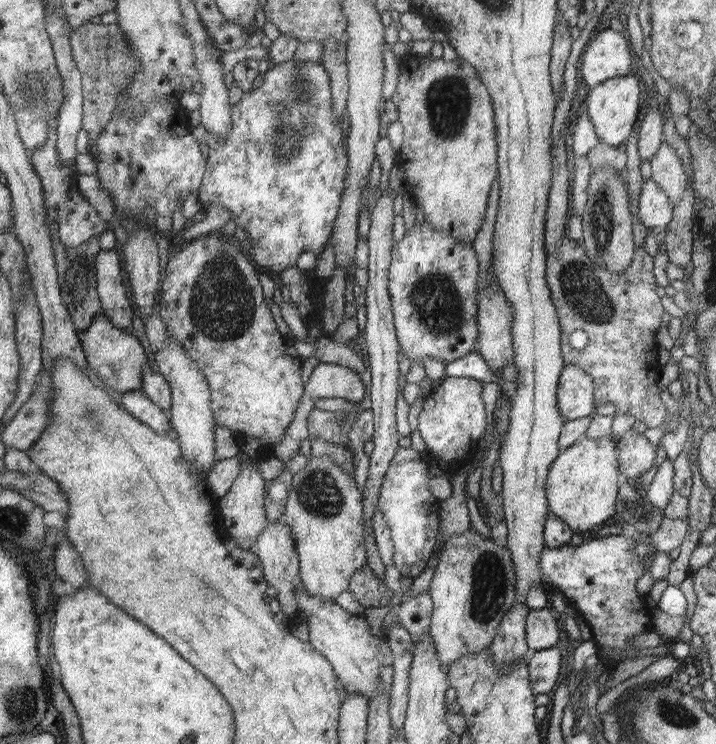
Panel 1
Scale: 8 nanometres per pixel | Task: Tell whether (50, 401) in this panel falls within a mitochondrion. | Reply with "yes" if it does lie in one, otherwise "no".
no

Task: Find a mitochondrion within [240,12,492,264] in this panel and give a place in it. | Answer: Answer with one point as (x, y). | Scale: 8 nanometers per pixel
(295, 109)

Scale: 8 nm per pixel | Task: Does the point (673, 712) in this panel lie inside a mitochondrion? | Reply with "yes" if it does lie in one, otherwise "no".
yes

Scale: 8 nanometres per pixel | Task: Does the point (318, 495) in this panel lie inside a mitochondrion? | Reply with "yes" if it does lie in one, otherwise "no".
yes

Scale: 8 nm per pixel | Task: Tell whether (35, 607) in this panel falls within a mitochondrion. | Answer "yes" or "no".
no

